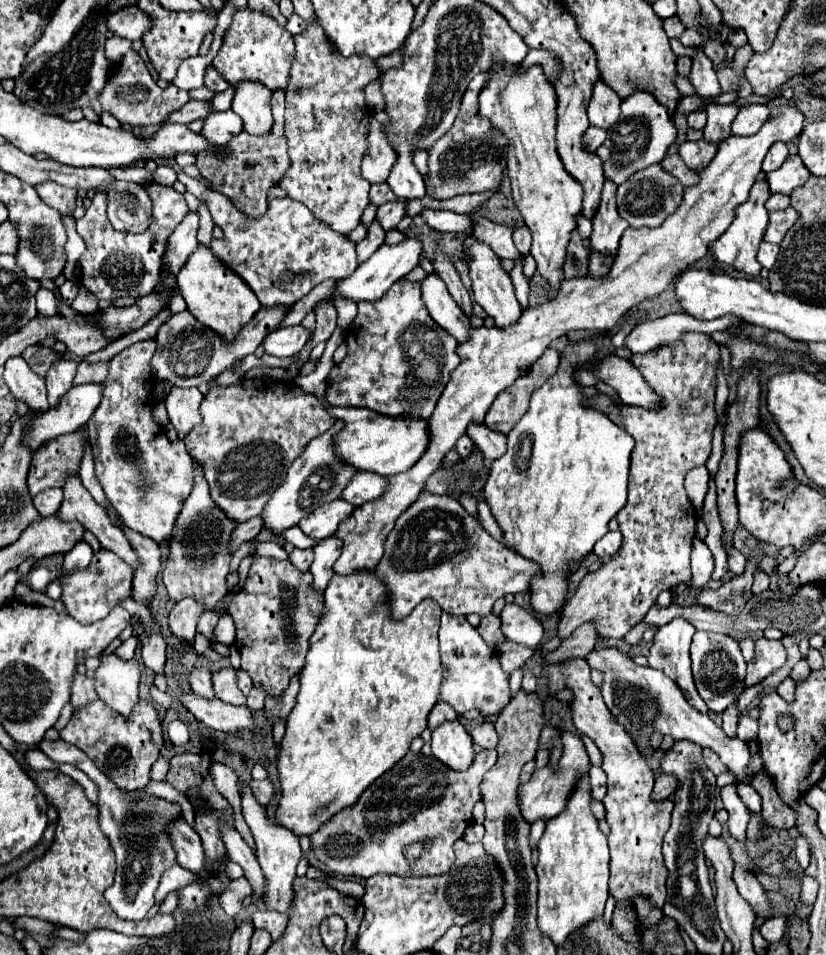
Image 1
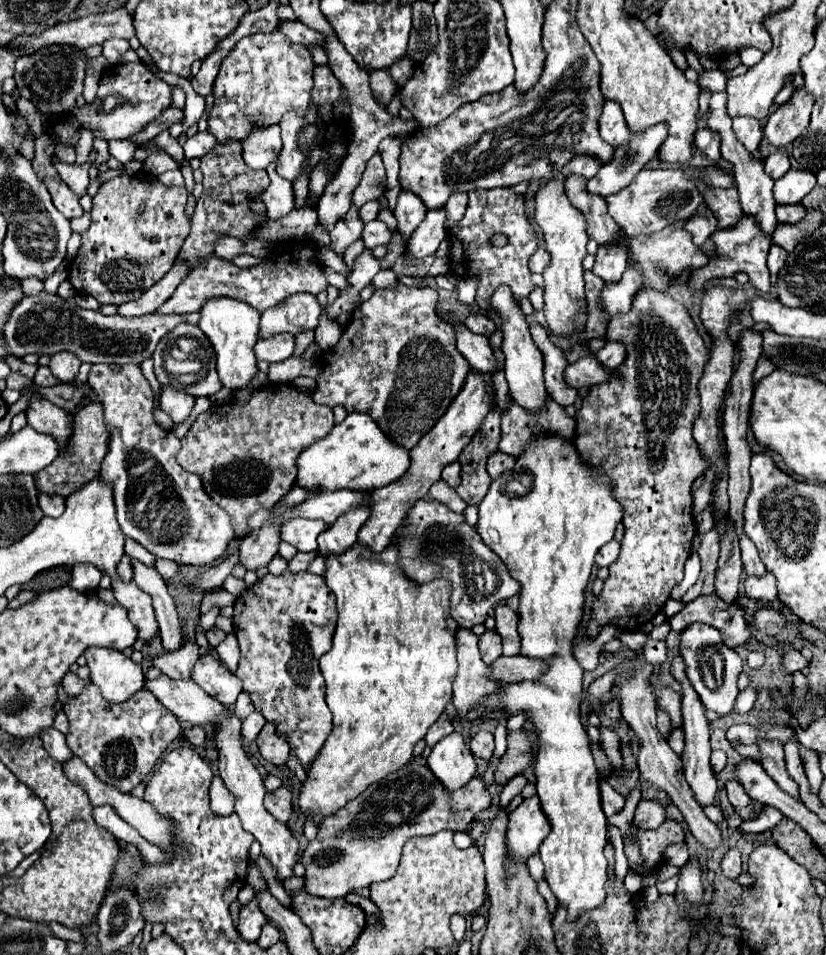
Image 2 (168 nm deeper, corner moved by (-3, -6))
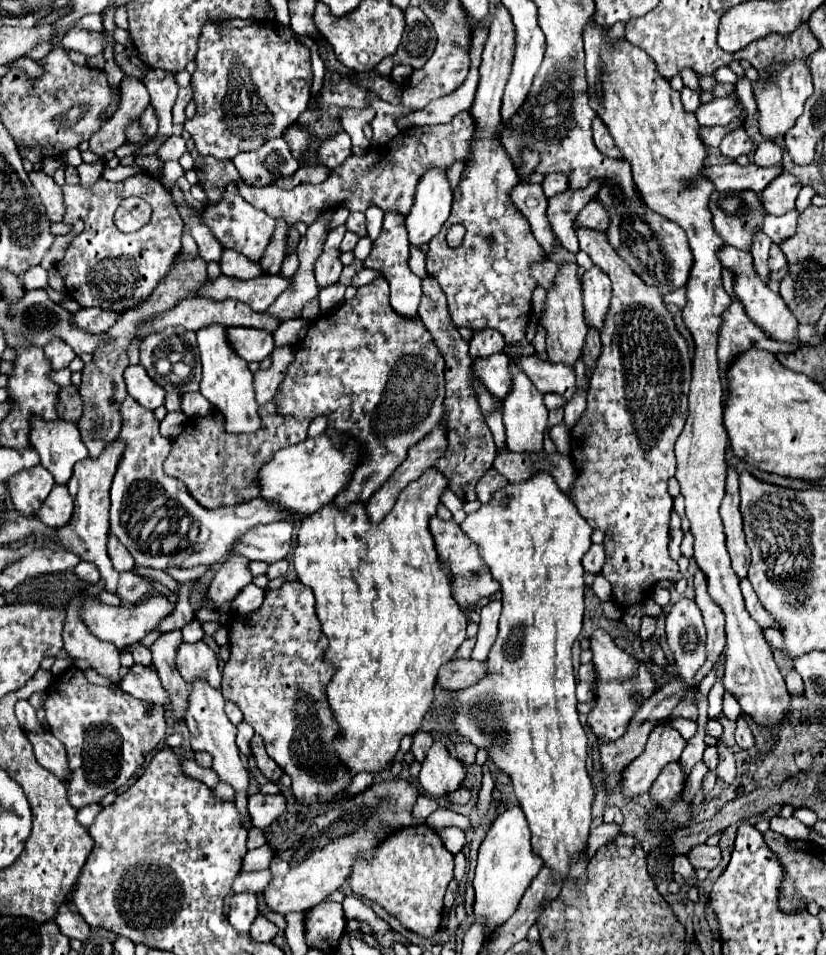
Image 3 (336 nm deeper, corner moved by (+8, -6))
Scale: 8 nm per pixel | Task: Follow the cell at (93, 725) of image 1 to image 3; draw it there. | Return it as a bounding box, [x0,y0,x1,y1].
[45,667,167,809]

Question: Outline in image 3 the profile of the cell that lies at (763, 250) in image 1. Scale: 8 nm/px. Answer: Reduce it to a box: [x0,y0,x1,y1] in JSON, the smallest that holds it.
[769,245,787,271]

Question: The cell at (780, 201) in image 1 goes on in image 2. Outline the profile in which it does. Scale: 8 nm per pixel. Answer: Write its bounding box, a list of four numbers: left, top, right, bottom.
[776,203,806,223]

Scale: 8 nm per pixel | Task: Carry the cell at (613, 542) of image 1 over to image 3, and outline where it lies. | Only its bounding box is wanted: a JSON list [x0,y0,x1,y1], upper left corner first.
[583,545,605,573]

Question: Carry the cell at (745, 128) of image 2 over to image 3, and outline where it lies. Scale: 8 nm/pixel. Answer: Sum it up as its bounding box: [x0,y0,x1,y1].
[719,127,753,159]

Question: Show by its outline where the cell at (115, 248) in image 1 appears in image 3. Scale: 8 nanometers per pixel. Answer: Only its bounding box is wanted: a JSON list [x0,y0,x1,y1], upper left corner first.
[57,175,183,309]

